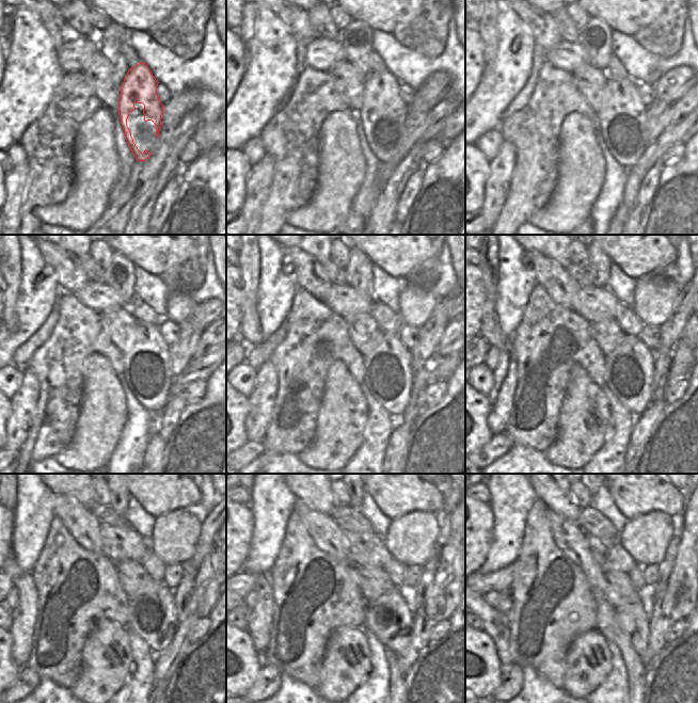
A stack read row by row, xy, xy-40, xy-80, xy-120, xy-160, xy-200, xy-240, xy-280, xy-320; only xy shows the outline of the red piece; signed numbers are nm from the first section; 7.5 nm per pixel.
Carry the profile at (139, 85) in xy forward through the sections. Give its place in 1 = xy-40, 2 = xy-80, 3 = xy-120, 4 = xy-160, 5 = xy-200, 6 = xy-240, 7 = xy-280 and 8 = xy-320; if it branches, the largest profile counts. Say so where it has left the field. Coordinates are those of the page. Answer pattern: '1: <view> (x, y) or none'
1: xy-40 (381, 89)
2: xy-80 (622, 94)
3: xy-120 (147, 335)
4: xy-160 (396, 352)
5: xy-200 (641, 360)
6: xy-240 (158, 598)
7: xy-280 (397, 601)
8: xy-320 (638, 641)

